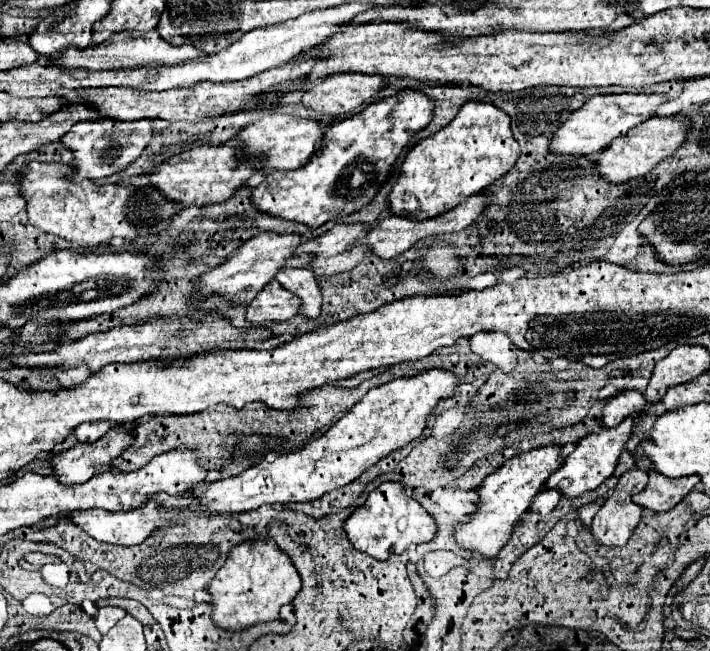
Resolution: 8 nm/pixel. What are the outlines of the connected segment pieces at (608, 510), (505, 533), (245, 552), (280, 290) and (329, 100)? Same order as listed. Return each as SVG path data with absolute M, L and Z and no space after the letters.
M630 469L620 479L614 491L608 493L606 503L598 511L592 521L592 535L602 545L622 547L628 543L632 531L640 523L642 507L632 501L636 493L640 493L648 483L648 473L642 469Z
M558 443L536 447L528 453L520 453L520 455L514 455L512 459L508 459L498 471L488 475L488 479L482 483L484 487L476 489L480 493L478 511L470 517L468 523L464 523L456 529L456 533L454 533L456 541L464 549L482 553L488 559L496 557L498 551L512 537L512 529L520 521L520 515L528 511L534 495L538 495L544 489L548 477L554 471L558 471L562 467L562 463L564 463L564 457L562 457L562 447Z
M248 541L230 549L224 567L210 581L212 595L212 621L228 631L242 631L254 623L278 619L280 607L292 603L300 591L302 581L290 557L272 541Z
M276 279L268 283L268 287L264 287L264 291L260 295L256 295L256 299L248 305L246 311L246 319L252 325L260 325L264 321L288 321L290 317L294 317L300 311L300 299L286 291Z
M338 73L318 81L310 91L304 91L302 103L320 113L348 115L364 105L372 95L386 87L380 75L364 73Z

